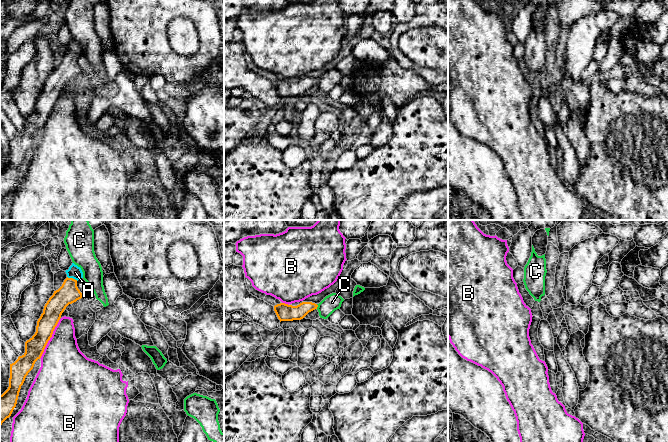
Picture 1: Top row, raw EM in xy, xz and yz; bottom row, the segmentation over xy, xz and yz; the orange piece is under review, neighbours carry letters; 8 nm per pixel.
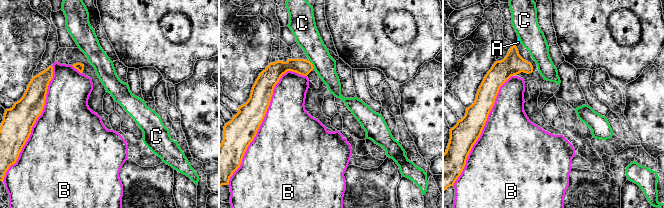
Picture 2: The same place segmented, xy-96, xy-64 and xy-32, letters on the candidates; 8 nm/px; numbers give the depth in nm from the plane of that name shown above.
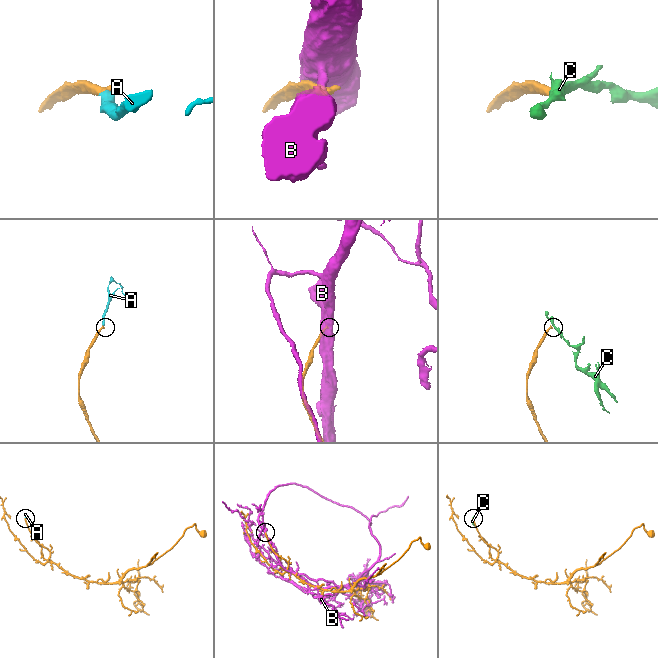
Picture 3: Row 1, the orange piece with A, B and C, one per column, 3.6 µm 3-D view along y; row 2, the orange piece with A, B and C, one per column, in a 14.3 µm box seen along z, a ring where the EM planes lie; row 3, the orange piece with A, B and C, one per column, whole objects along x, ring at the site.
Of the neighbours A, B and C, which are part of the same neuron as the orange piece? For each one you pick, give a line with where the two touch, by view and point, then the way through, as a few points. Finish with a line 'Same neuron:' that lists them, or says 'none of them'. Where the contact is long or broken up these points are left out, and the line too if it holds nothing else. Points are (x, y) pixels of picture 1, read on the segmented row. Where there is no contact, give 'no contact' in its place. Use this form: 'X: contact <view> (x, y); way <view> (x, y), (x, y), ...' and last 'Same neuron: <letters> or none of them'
A: contact xy (72, 278); way xy (68, 293), (72, 278), (75, 272)
Same neuron: A

